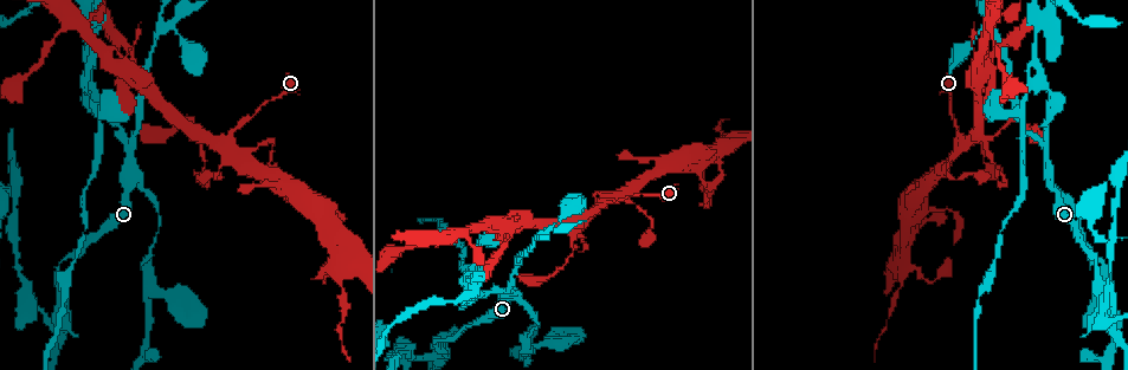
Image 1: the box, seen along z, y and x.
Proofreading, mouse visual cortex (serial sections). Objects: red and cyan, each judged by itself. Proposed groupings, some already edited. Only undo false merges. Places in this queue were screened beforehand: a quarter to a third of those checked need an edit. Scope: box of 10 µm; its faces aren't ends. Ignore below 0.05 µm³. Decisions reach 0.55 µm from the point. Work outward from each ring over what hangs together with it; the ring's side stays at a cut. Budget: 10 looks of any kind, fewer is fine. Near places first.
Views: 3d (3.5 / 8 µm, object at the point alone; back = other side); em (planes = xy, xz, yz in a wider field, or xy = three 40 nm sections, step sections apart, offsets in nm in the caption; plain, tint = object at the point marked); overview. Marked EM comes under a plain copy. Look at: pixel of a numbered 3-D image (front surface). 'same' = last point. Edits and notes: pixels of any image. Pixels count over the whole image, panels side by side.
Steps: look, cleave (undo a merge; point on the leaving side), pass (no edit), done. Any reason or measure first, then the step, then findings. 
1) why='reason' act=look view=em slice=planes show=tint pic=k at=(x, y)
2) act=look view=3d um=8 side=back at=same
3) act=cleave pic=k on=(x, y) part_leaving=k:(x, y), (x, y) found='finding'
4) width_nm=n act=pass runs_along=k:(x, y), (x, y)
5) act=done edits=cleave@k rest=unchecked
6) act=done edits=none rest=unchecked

why='arms run side by side' act=look view=3d um=3.5 pic=1 at=(607, 205)

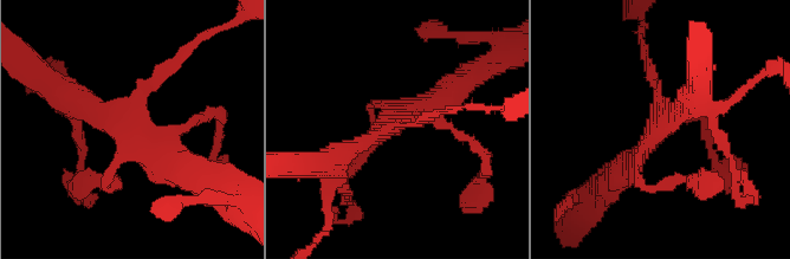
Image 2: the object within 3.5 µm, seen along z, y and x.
why='need the tissue' act=look view=em slice=xy step=2 show=tint pic=2 at=(391, 126)

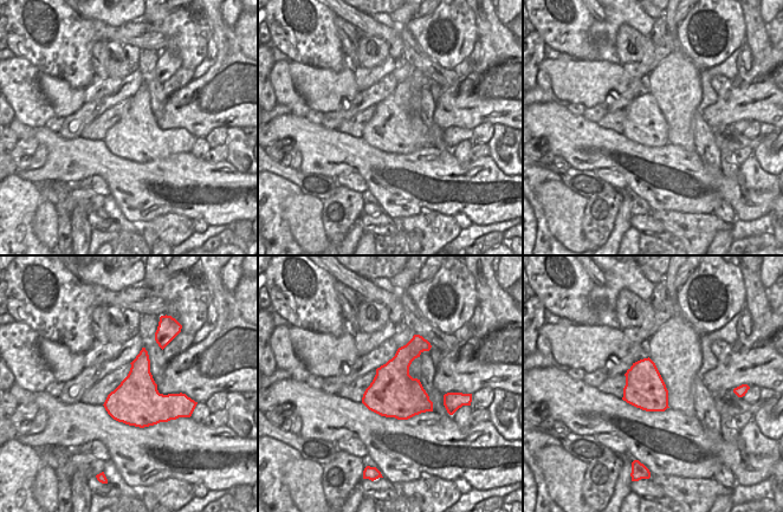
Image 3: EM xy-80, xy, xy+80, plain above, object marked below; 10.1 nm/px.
why='cut it another way' act=look view=em slice=xy step=1 show=tint at=same

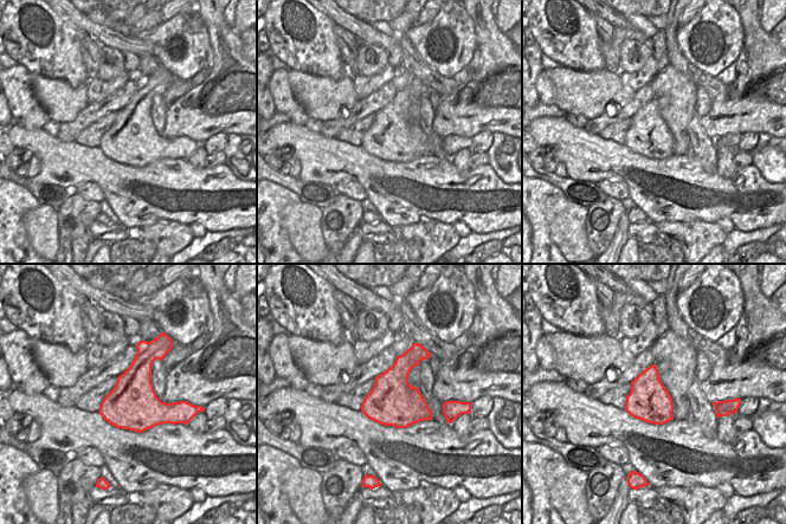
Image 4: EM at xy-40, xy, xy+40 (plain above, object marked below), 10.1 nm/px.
act=pass runs_along=2:(645, 58), (660, 112), (633, 160) found='continuous, no second cell'

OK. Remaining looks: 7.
why='calibre changes' act=look view=3d um=3.5 side=back pic=1 at=(64, 324)

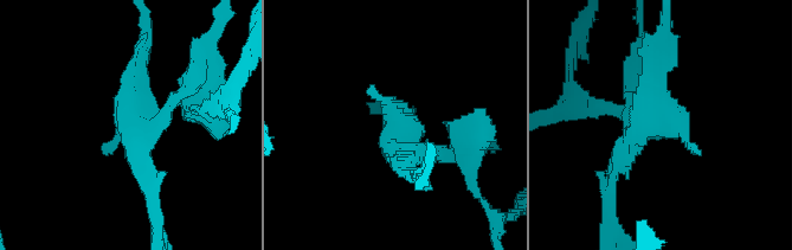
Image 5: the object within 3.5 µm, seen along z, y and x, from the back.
act=look view=em slice=xy step=2 show=tint pic=5 at=(134, 124)

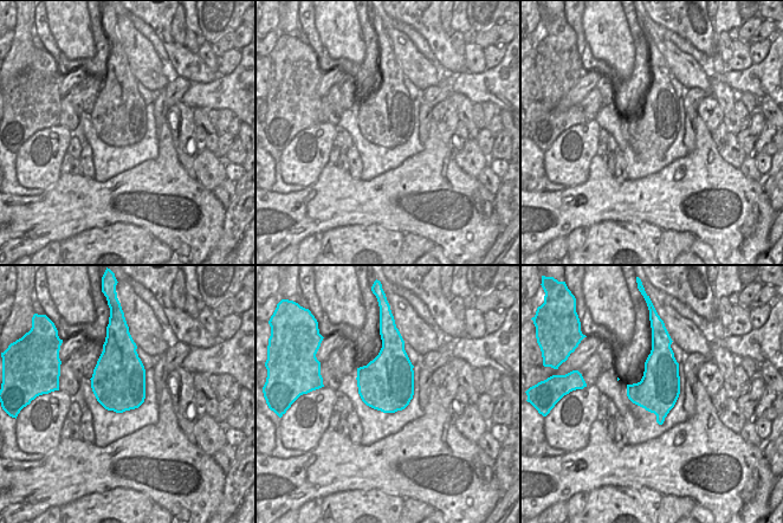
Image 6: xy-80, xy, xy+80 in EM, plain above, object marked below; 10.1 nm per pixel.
why='cut it another way' act=look view=em slice=xy step=1 show=tint at=same

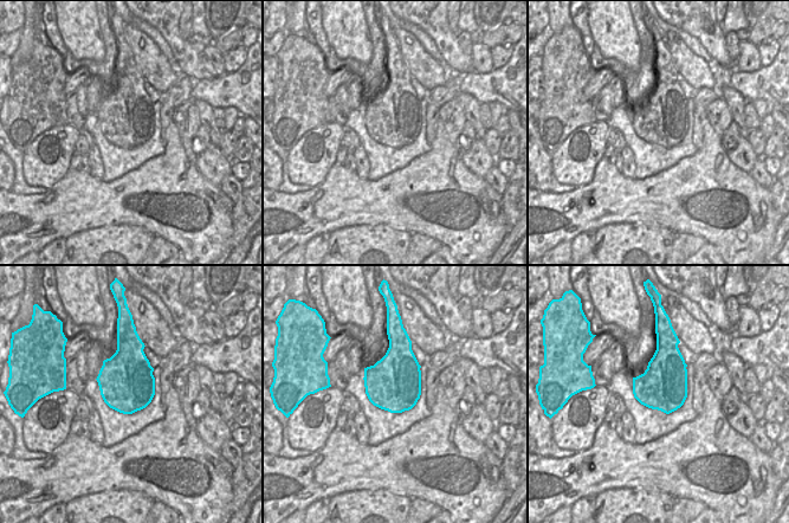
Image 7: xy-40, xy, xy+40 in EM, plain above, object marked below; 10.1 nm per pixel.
act=cleave pic=5 on=(455, 155) part_leaving=5:(154, 123), (190, 90), (216, 32) found='a second cell is stuck on'

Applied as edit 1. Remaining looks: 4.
act=look view=overview

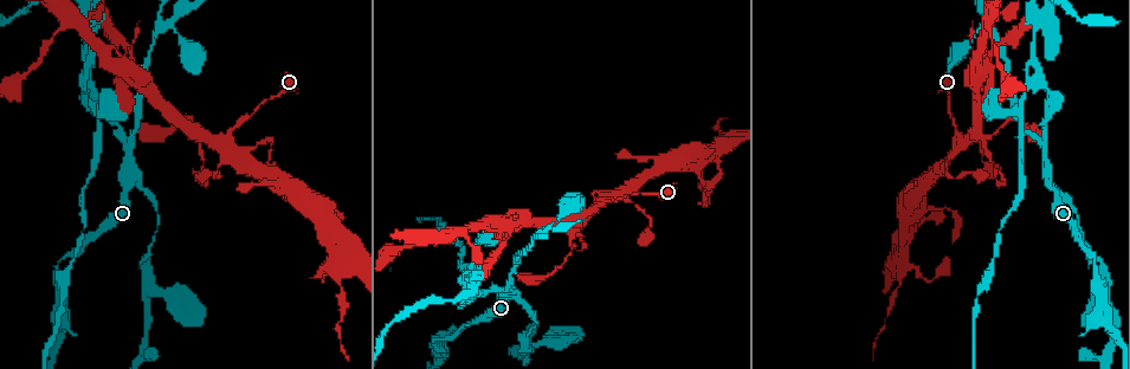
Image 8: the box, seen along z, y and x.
why='arms part here' act=look view=3d um=3.5 pic=8 at=(1045, 146)

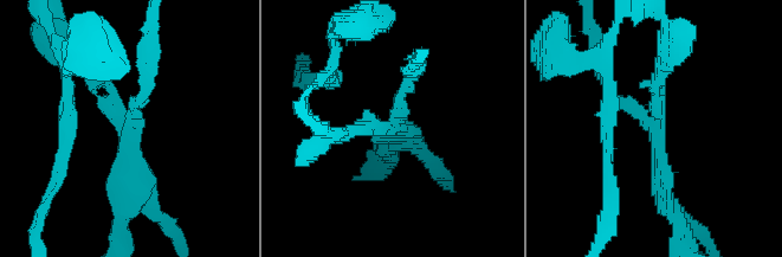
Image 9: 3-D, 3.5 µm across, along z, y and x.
act=cleave pic=9 on=(370, 120) found='a second cell is stuck on'

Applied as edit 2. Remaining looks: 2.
why='four-way junction' act=look view=3d um=3.5 side=back pic=8 at=(170, 22)

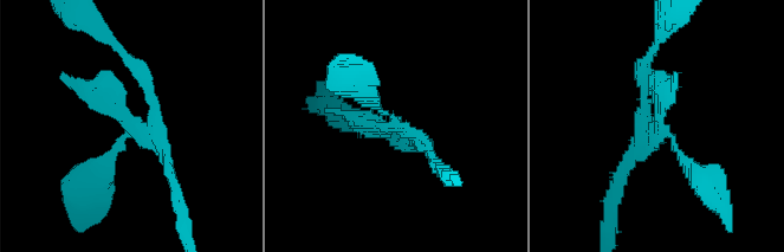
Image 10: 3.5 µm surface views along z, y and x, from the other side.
act=cleave pic=10 on=(110, 104) part_leaving=10:(148, 135), (130, 128), (83, 186) found='a second cell is stuck on'

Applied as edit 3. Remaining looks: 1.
act=done edits=cleave@5,cleave@9,cleave@10 rest=unchecked

